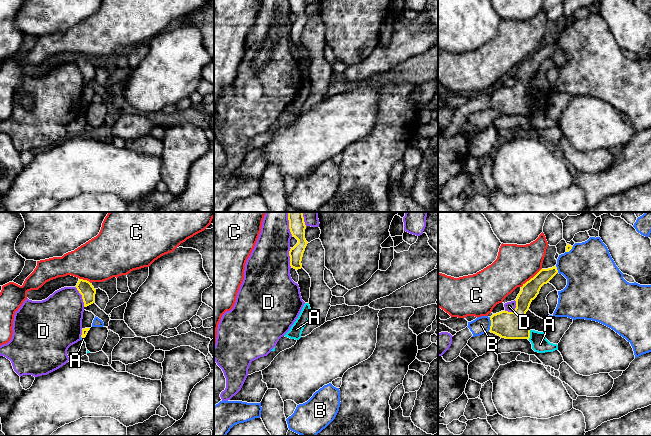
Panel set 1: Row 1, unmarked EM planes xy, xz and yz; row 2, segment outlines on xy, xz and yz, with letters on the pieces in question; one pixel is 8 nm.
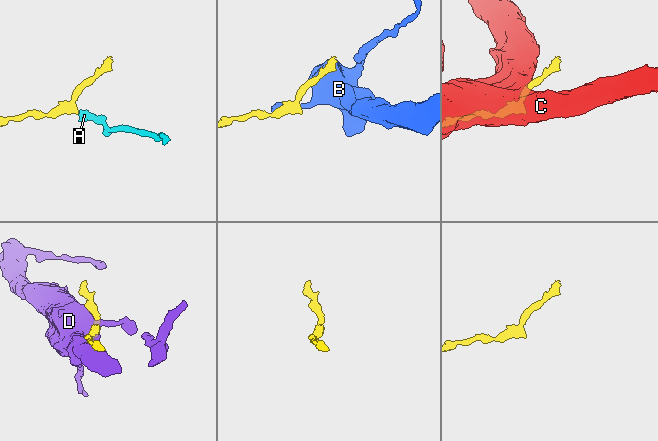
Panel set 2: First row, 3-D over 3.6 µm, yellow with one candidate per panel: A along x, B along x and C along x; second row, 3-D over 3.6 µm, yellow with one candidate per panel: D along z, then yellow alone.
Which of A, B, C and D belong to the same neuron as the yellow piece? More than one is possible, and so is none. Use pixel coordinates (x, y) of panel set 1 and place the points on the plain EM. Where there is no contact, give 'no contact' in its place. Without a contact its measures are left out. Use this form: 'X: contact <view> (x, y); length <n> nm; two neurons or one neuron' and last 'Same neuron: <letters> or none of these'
A: contact yz (529, 111); length 80 nm; two neurons
B: contact yz (491, 100); length 120 nm; two neurons
C: contact yz (531, 54); length 220 nm; two neurons
D: contact xy (82, 73); length 180 nm; two neurons
Same neuron: none of these

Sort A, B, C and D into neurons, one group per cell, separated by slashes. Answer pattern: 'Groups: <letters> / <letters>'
Groups: A / B / C / D

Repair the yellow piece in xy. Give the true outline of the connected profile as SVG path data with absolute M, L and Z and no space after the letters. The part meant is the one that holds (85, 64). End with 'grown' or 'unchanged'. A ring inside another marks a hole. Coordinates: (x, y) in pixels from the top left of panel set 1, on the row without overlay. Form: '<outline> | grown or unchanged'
M79 55L76 64L82 71L84 83L87 83L95 78L96 65L89 57Z | unchanged

